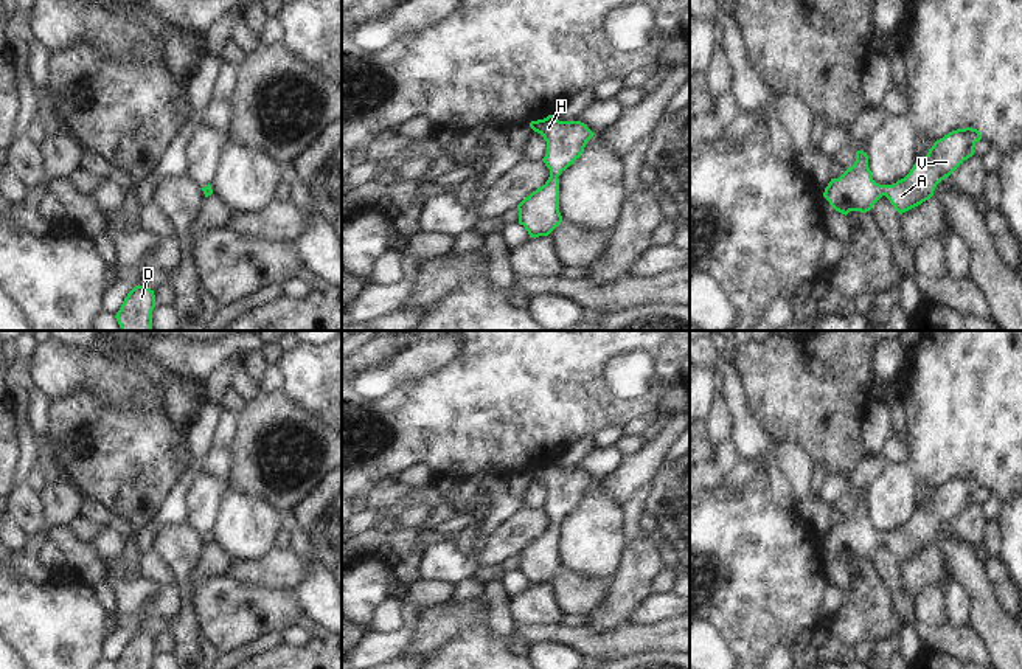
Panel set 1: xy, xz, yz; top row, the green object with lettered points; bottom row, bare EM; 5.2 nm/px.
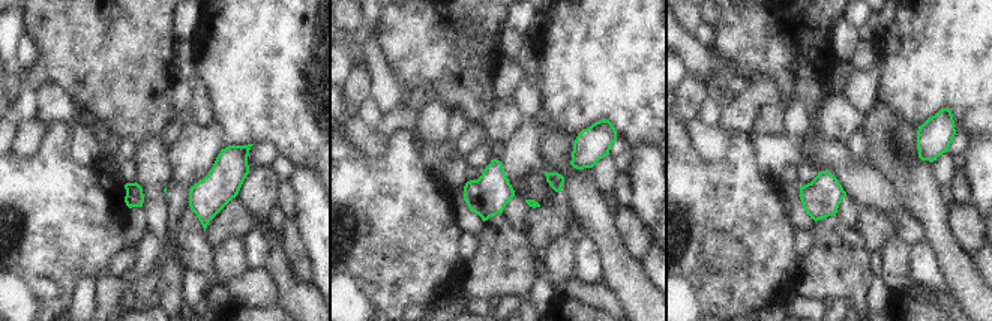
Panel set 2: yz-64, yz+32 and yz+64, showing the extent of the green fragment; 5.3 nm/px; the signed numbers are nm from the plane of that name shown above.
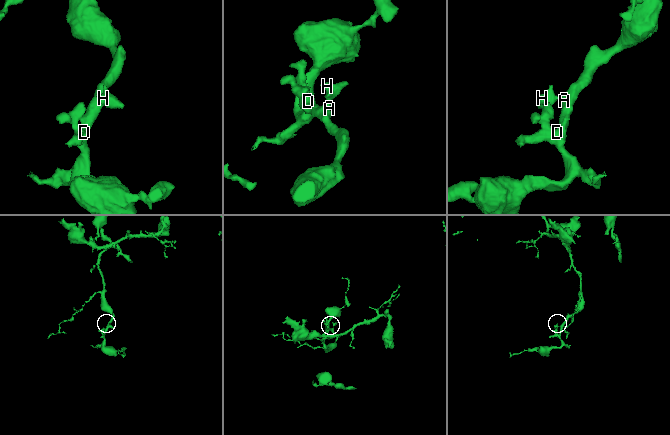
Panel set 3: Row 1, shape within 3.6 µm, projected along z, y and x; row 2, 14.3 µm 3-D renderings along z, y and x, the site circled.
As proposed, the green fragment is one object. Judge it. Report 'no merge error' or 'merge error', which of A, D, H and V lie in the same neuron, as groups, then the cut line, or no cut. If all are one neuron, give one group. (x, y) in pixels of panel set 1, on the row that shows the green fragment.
no merge error; groups A D H V; cut none

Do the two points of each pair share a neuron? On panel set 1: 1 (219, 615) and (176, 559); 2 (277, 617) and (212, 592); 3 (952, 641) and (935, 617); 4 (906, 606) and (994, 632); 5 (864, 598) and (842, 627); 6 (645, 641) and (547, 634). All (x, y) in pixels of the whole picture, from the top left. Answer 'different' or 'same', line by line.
1: different
2: same
3: different
4: different
5: same
6: same

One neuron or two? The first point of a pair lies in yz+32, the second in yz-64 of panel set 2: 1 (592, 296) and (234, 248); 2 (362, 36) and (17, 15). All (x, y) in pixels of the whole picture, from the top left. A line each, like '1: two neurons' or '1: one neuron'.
1: two neurons
2: two neurons

